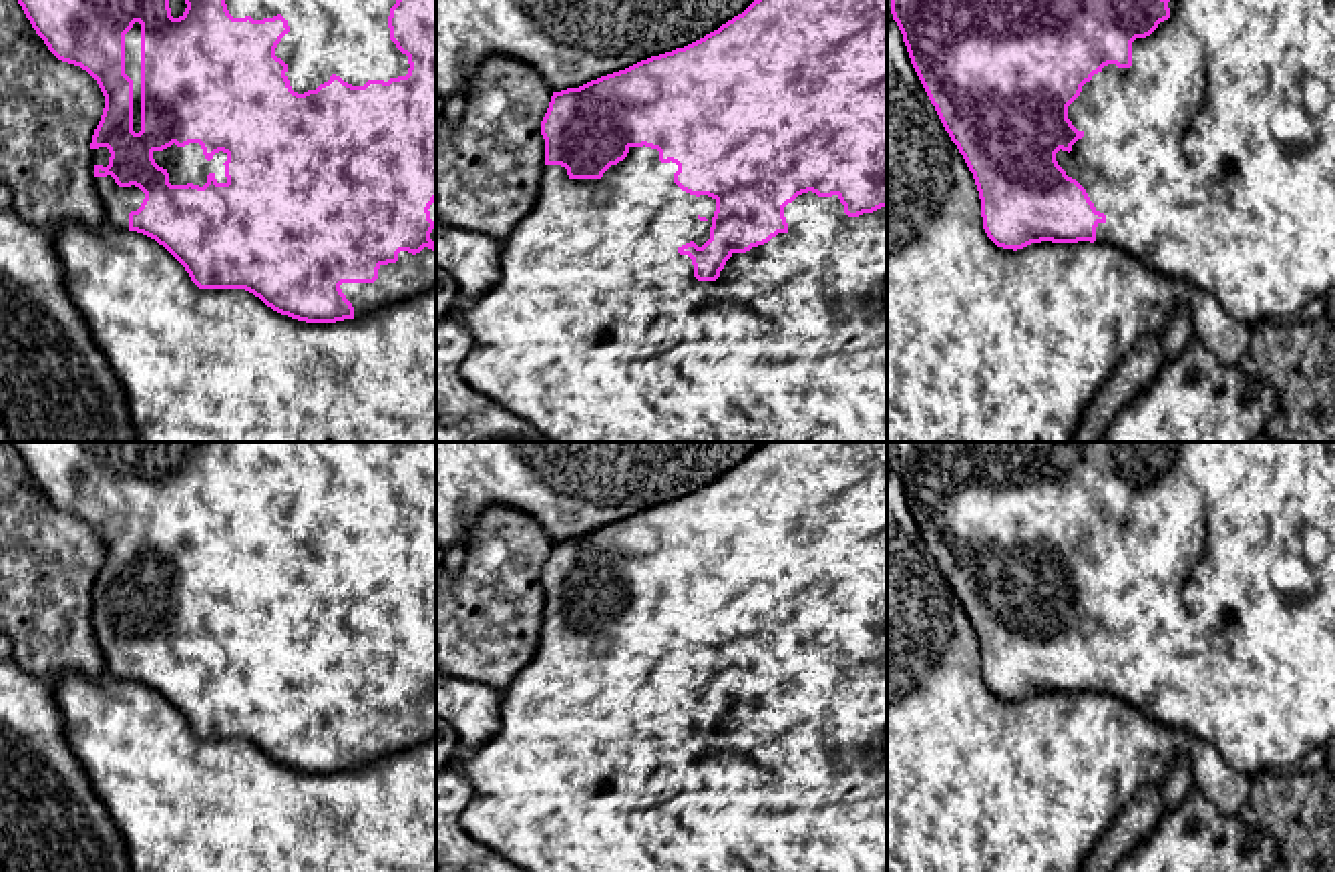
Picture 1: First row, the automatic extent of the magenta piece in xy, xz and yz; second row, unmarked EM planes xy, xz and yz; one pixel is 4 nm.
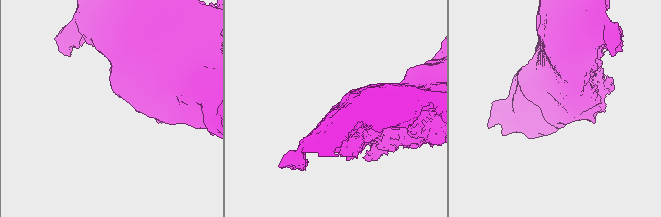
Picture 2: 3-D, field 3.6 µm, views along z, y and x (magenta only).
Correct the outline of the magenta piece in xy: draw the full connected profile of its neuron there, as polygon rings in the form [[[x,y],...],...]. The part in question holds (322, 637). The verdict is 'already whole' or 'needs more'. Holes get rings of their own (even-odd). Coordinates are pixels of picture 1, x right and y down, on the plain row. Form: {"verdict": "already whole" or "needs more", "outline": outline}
{"verdict": "needs more", "outline": [[[12,442],[30,470],[36,484],[44,490],[48,500],[62,512],[80,516],[99,534],[105,547],[105,559],[94,579],[90,599],[107,597],[111,607],[109,615],[94,615],[94,627],[111,625],[119,637],[139,637],[145,649],[137,661],[129,663],[129,681],[143,683],[163,695],[189,723],[191,731],[199,739],[245,739],[259,747],[273,761],[306,774],[336,774],[344,770],[364,768],[380,761],[388,755],[412,749],[424,741],[436,737],[436,442]],[[133,474],[141,474],[141,581],[133,581],[133,530],[125,524],[125,484]],[[199,593],[207,611],[215,603],[227,605],[225,633],[215,629],[215,623],[207,625],[203,637],[171,635],[167,619],[159,617],[153,609],[155,601],[163,601],[171,595],[185,597]]]}

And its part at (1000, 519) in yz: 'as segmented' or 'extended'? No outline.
as segmented

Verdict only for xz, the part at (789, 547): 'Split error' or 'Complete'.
Split error

